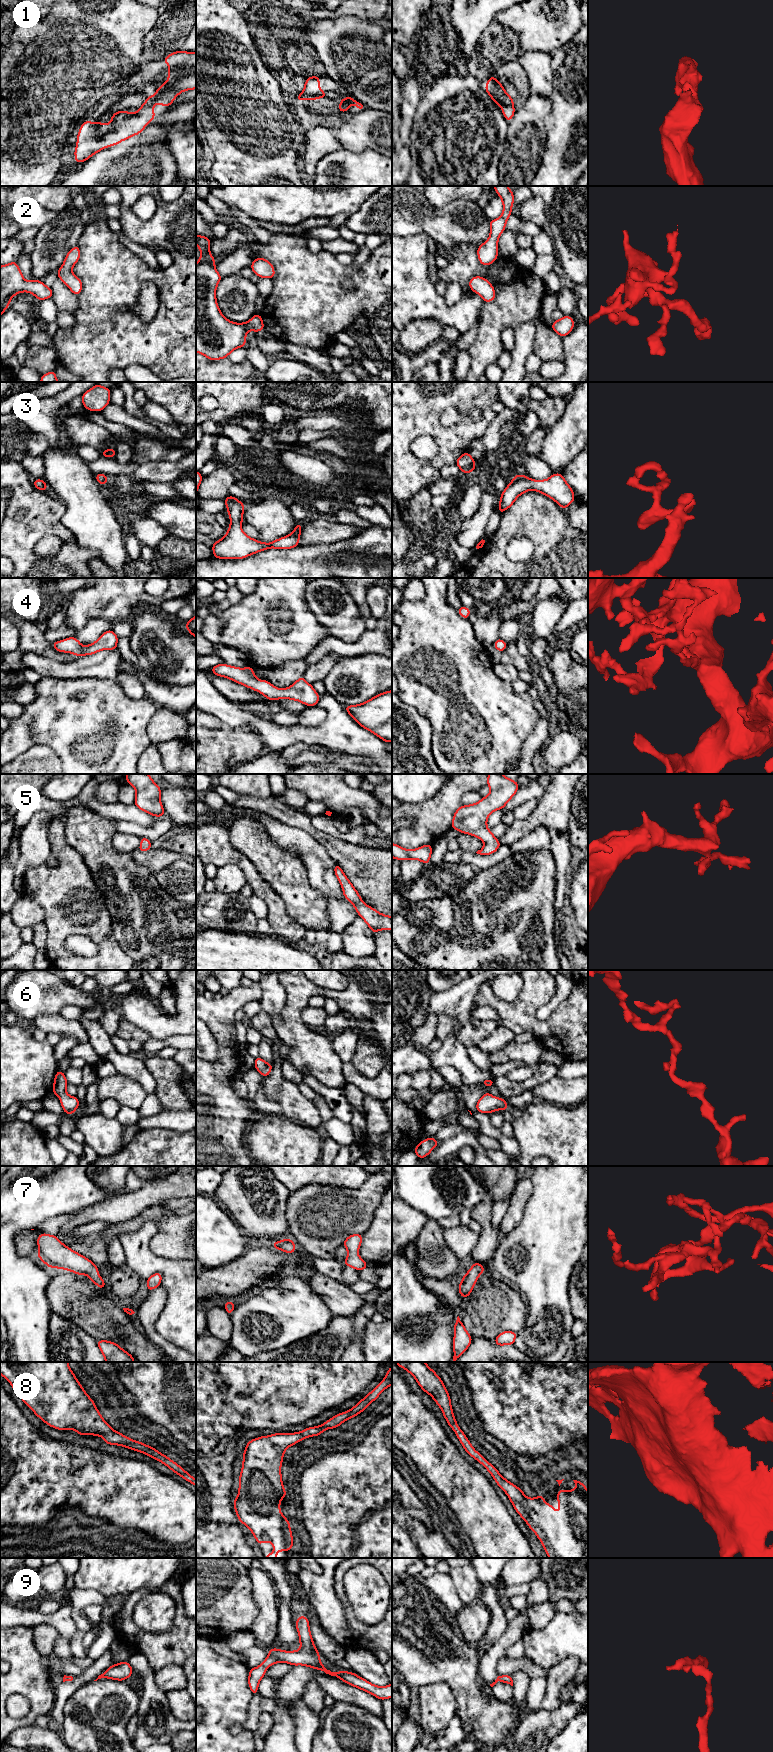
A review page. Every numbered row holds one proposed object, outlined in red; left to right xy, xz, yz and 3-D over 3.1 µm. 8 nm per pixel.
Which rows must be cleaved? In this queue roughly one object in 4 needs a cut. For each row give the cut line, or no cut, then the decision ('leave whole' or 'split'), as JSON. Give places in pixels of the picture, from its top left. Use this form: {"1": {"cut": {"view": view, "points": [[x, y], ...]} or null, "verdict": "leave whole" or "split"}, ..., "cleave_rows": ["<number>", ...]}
{"1": {"cut": null, "verdict": "leave whole"}, "2": {"cut": null, "verdict": "leave whole"}, "3": {"cut": null, "verdict": "leave whole"}, "4": {"cut": null, "verdict": "leave whole"}, "5": {"cut": null, "verdict": "leave whole"}, "6": {"cut": null, "verdict": "leave whole"}, "7": {"cut": null, "verdict": "leave whole"}, "8": {"cut": null, "verdict": "leave whole"}, "9": {"cut": null, "verdict": "leave whole"}, "cleave_rows": []}

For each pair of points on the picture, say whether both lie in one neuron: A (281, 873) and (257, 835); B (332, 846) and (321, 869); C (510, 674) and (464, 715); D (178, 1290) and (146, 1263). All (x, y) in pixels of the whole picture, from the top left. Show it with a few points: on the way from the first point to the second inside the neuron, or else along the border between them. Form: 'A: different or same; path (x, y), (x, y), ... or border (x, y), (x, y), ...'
A: same; path (274, 864), (257, 847), (257, 844)
B: different; border (312, 837), (335, 862)
C: different; border (493, 663), (493, 671), (510, 684)
D: same; path (175, 1281), (155, 1263)

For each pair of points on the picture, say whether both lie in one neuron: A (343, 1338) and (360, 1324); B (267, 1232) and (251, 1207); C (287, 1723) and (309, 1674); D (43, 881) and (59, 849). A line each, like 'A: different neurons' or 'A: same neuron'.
A: different neurons
B: same neuron
C: same neuron
D: same neuron

